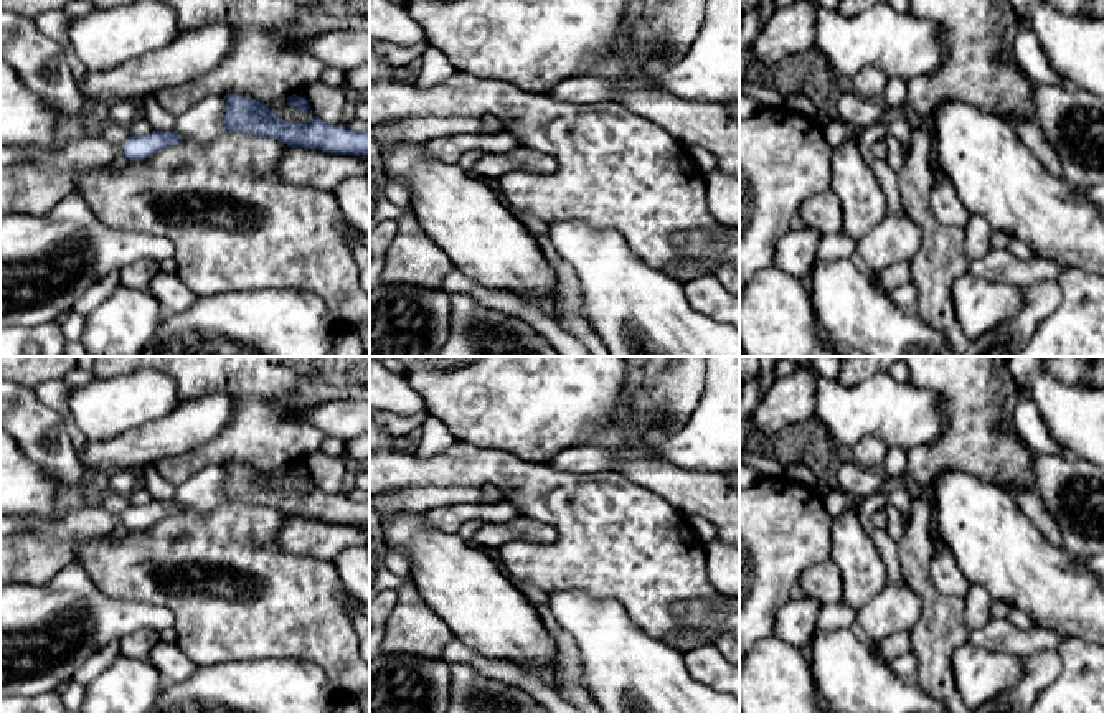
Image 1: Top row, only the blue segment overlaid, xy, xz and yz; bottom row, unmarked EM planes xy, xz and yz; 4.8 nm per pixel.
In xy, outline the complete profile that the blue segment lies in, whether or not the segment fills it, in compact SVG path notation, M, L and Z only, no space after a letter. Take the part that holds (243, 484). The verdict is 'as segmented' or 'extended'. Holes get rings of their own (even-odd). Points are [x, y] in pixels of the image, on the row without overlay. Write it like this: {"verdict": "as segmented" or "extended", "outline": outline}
{"verdict": "as segmented", "outline": "M226 464L226 502L241 502L277 508L289 517L317 518L335 525L370 525L370 500L355 502L332 495L314 485L305 493L289 493L276 487L264 474L251 467Z"}

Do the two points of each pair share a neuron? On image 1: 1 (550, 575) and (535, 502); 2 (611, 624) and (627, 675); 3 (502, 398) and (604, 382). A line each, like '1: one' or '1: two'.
1: one
2: one
3: one

